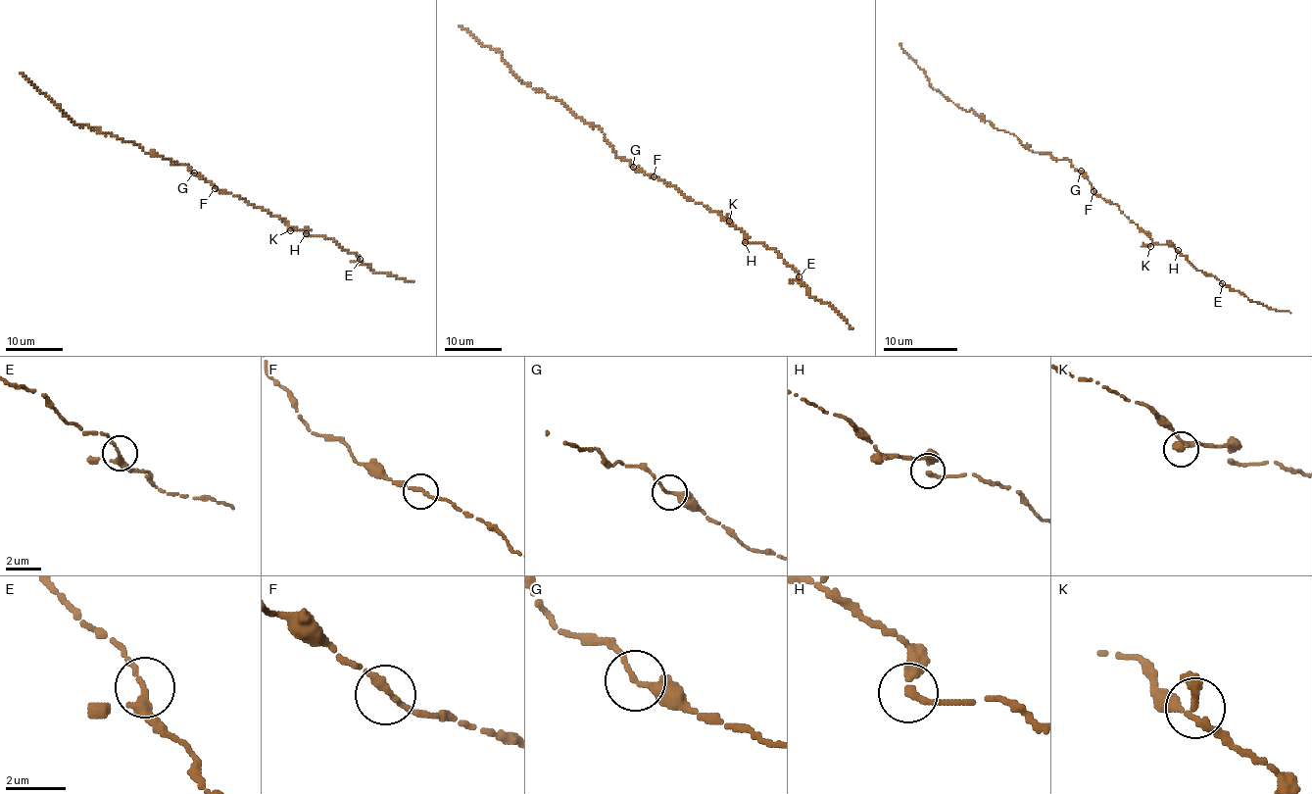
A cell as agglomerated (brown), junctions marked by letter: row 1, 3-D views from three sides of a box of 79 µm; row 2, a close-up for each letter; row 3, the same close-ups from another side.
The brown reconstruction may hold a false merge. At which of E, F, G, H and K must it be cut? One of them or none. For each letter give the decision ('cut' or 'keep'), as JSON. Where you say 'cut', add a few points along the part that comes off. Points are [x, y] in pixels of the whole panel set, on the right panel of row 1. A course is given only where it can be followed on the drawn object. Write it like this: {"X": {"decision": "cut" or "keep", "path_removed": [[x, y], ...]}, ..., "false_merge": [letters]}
{"E": {"decision": "keep"}, "F": {"decision": "keep"}, "G": {"decision": "keep"}, "H": {"decision": "keep"}, "K": {"decision": "keep"}, "false_merge": []}

